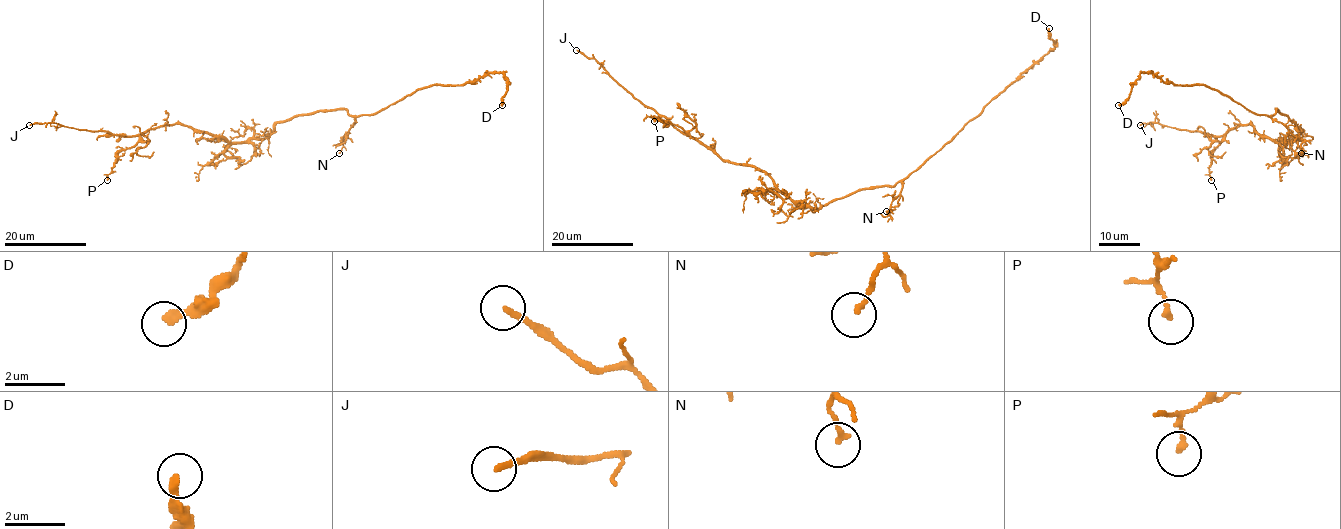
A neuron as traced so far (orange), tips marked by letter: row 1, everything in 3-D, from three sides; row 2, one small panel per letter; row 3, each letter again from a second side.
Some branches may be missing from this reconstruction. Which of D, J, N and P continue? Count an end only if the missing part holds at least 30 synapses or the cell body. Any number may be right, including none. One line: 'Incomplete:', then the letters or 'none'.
Incomplete: J

